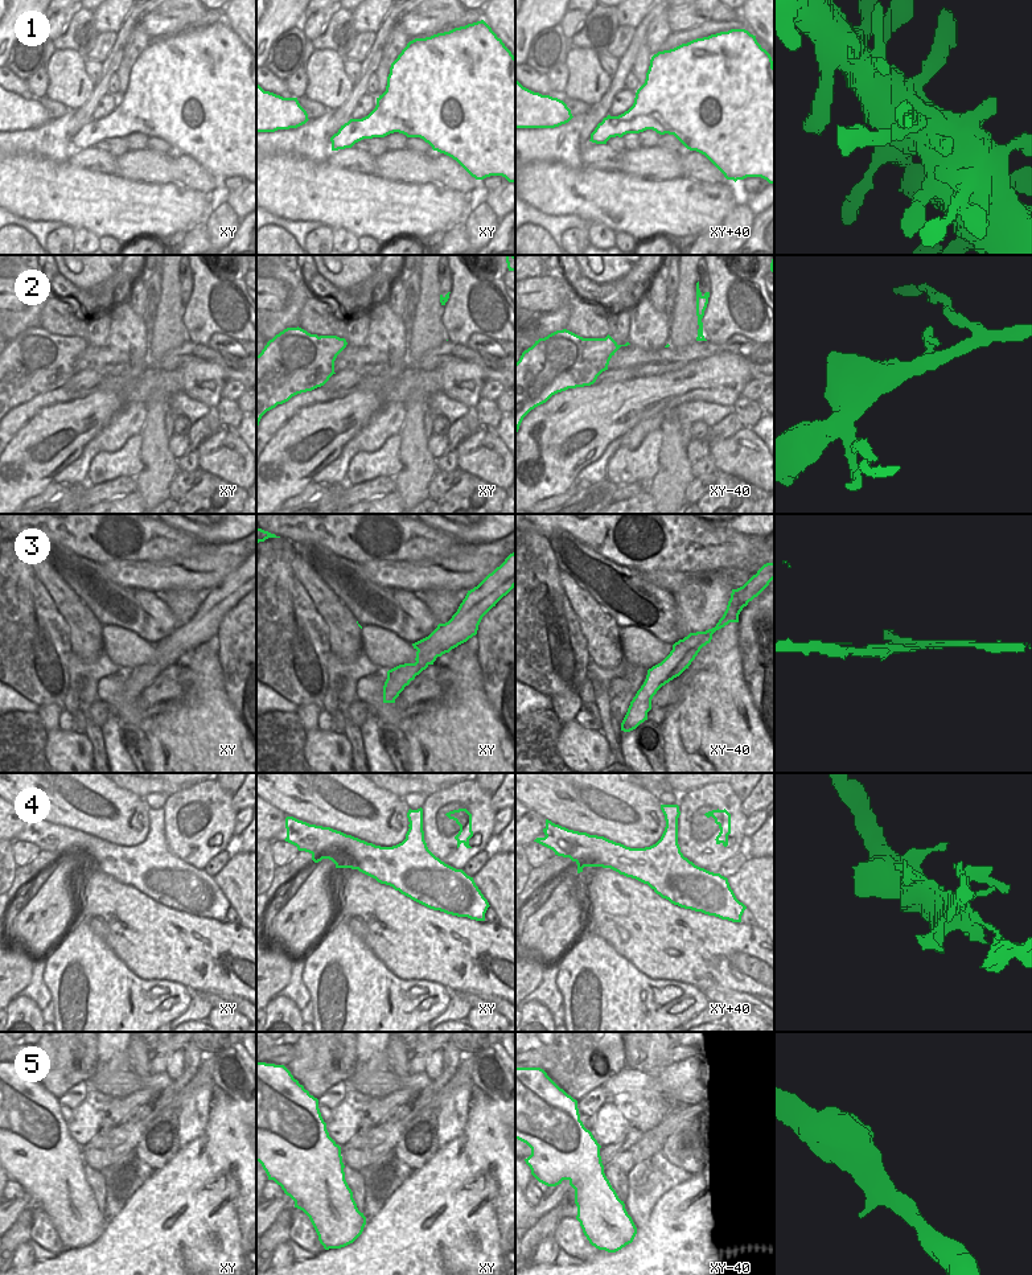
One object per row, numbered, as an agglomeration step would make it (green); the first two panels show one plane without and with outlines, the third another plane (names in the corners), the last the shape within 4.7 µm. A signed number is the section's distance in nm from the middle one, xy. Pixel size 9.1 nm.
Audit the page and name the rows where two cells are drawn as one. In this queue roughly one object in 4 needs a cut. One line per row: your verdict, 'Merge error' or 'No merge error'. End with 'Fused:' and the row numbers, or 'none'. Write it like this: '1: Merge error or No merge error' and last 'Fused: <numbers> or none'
1: No merge error
2: Merge error
3: Merge error
4: Merge error
5: No merge error
Fused: 2, 3, 4

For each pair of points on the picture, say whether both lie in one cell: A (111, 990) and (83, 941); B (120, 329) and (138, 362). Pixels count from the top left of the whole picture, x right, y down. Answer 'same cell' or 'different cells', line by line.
A: same cell
B: same cell

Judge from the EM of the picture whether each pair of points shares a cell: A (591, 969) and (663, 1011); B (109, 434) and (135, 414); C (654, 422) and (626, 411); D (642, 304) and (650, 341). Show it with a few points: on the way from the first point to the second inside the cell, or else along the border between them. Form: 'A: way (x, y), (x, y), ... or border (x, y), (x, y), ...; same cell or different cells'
A: way (609, 987), (630, 1008), (645, 1008); same cell
B: way (115, 434), (128, 420); same cell
C: border (665, 411), (640, 420), (620, 436); different cells
D: way (642, 313), (650, 332); same cell

